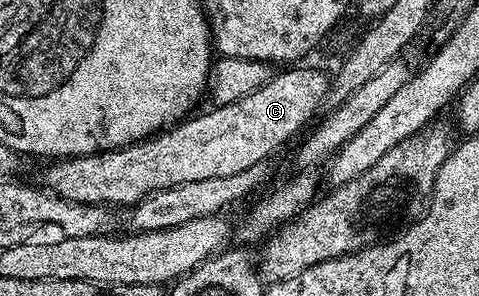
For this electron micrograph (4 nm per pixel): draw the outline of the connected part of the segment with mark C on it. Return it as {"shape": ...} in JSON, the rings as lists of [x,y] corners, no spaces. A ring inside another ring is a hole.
{"shape":[[[293,65],[288,69],[278,70],[267,81],[267,85],[255,89],[255,93],[247,93],[247,97],[239,97],[239,101],[214,106],[214,111],[205,111],[202,115],[194,114],[164,131],[157,132],[156,135],[126,147],[119,147],[116,151],[97,151],[93,155],[58,158],[50,162],[53,164],[42,173],[40,186],[67,201],[99,203],[128,209],[159,189],[171,189],[187,181],[204,181],[207,177],[231,177],[231,173],[243,173],[243,169],[251,169],[251,165],[268,160],[268,155],[299,130],[316,113],[321,102],[326,102],[331,86],[330,76],[301,66],[305,65]]]}

